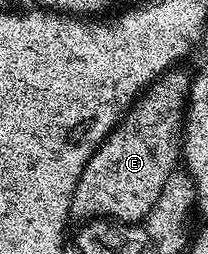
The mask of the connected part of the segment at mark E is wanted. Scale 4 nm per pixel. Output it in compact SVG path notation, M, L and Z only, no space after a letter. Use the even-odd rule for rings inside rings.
M170 69L160 75L140 98L135 111L128 112L124 116L123 124L97 146L91 161L87 161L73 194L71 215L74 220L89 221L96 217L116 219L130 225L140 224L144 220L145 215L158 200L164 182L174 173L176 163L179 163L179 136L182 134L183 120L187 115L187 96L191 82L190 72L181 70Z

